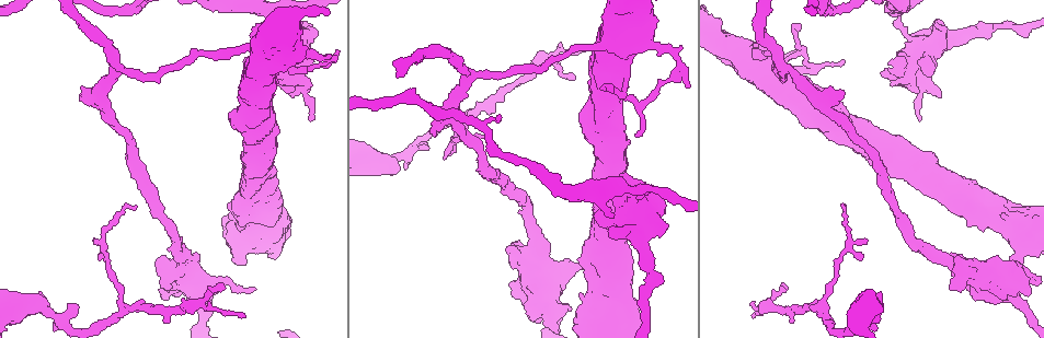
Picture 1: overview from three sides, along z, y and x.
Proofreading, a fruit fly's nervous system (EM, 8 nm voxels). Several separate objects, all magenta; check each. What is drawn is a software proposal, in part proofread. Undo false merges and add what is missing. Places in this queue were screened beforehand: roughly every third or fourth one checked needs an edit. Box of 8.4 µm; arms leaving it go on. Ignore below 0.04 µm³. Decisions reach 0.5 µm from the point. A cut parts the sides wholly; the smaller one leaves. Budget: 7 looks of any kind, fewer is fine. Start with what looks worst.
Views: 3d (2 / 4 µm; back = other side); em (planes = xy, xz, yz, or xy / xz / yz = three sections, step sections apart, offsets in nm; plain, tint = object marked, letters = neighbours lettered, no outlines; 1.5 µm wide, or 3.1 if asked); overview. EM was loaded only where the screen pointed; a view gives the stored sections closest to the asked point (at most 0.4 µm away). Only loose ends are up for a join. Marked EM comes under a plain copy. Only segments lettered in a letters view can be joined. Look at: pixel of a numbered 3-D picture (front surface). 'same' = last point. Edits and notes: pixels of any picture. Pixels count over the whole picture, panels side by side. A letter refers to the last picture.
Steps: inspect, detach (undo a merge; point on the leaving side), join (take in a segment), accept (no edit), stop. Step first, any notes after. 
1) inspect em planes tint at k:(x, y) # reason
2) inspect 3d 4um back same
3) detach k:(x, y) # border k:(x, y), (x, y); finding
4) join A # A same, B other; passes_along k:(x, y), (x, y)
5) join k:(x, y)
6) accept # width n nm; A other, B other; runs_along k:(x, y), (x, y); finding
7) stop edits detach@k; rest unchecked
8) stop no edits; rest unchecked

inspect 3d 2um at 1:(921, 118) # thin end

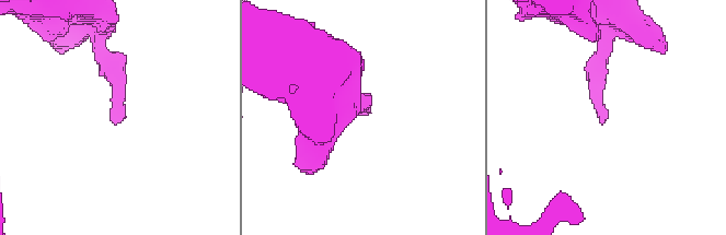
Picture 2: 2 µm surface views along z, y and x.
inspect em yz step 8 tint at 2:(110, 119)

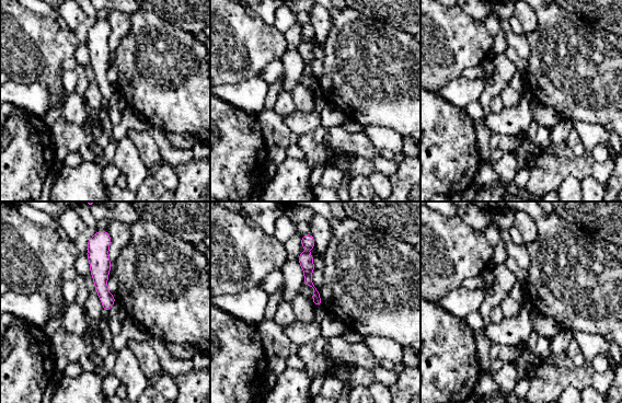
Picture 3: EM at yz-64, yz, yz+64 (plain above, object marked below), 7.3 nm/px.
inspect em xy step 8 letters same

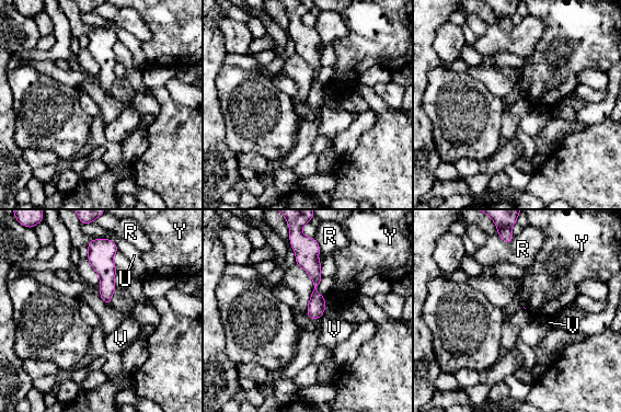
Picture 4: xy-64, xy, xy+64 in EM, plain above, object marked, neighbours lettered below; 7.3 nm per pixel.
accept # R other, U other, V other, Y other; runs_along 4:(302, 249), (315, 275), (315, 316); none of them fits

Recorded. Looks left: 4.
inspect 3d 2um at 1:(121, 310) # branch point

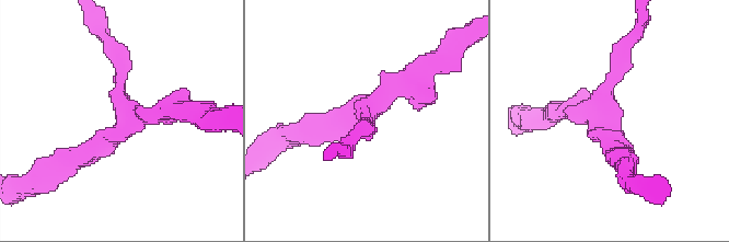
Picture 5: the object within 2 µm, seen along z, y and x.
inspect em planes letters at 5:(600, 121) # need the tissue

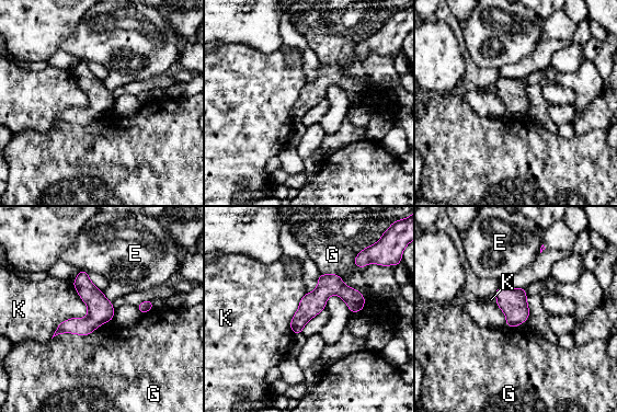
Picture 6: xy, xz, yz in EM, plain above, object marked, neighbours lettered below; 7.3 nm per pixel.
accept # longest_contact K 440 nm; E other, G other, K other; all the same neuron

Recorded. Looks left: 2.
inspect em planes letters at 1:(289, 68) # touches itself

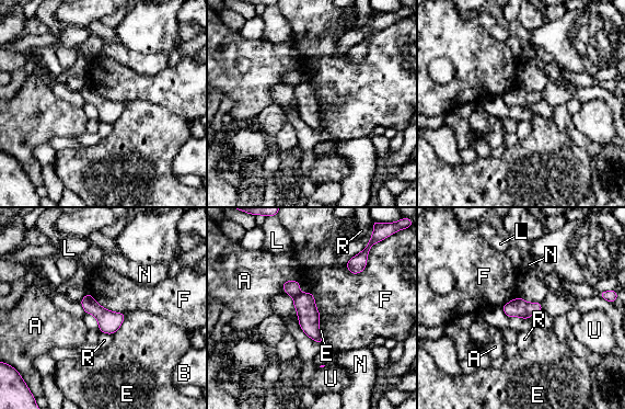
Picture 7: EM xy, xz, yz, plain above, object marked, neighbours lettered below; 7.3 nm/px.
detach 7:(308, 315) # A other, B other, E other, F other, L other, N other, R other, U other; border 7:(300, 293), (293, 297); a second neuron is stuck on

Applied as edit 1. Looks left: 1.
stop edits detach@7; rest unchecked

